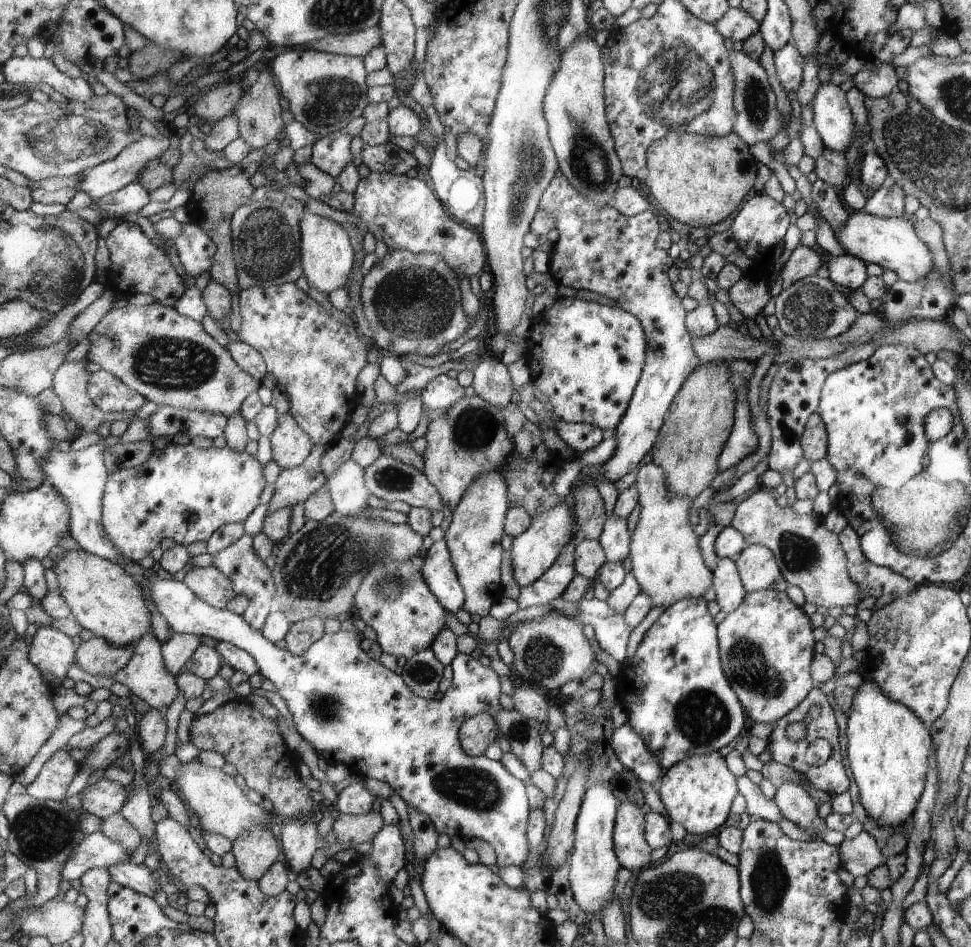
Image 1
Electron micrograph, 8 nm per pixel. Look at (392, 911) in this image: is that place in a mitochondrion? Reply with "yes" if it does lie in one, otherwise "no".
no

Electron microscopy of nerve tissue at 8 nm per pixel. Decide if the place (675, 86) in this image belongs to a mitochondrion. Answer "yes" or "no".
yes

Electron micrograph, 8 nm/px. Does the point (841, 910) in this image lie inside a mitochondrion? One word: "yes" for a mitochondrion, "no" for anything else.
no

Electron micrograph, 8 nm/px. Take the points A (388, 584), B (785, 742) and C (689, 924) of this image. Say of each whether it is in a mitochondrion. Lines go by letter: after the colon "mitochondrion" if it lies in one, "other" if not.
A: mitochondrion
B: other
C: mitochondrion

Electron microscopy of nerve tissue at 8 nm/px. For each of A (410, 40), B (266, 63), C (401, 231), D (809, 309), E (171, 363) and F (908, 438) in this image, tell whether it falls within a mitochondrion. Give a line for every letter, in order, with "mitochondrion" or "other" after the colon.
A: other
B: other
C: other
D: mitochondrion
E: mitochondrion
F: other

